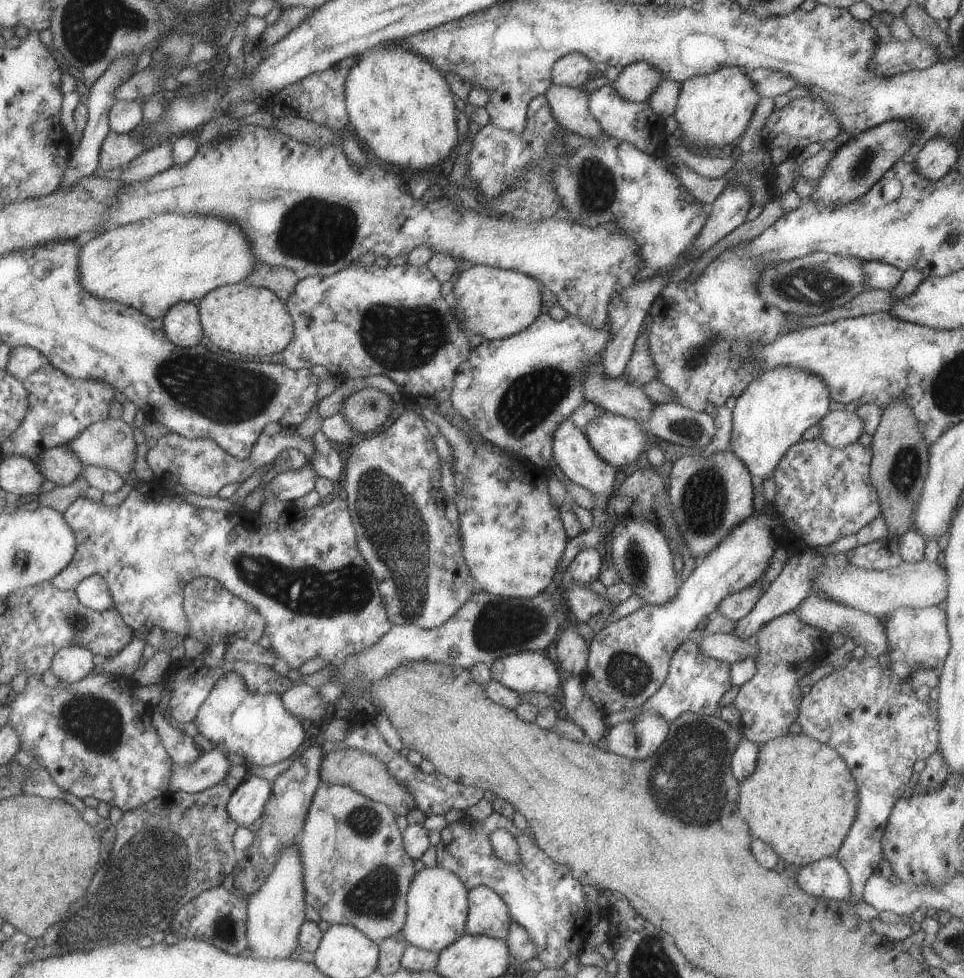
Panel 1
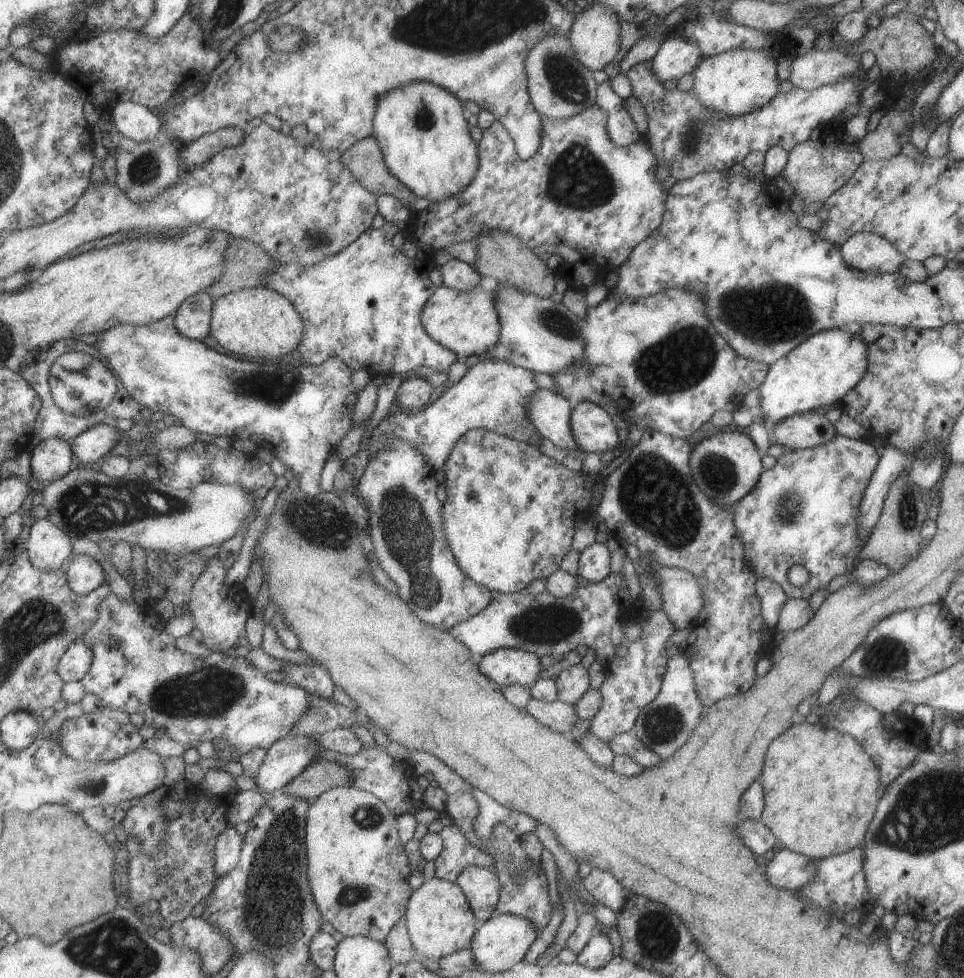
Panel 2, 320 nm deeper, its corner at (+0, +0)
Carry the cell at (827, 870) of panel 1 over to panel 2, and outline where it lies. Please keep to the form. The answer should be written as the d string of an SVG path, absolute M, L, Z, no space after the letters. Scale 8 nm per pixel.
M781 848L770 862L762 862L765 866L767 882L775 888L787 891L801 890L807 882L817 876L817 868L810 859Z

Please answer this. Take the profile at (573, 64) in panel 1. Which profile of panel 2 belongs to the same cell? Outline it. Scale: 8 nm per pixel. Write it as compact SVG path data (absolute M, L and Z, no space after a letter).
M589 4L586 9L575 15L568 38L571 42L571 48L573 48L573 54L575 54L575 60L583 68L591 70L591 72L603 70L620 50L619 20L617 18L615 12L603 4Z

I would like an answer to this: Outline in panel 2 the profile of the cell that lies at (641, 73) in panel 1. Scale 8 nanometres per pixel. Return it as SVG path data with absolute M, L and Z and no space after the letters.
M671 36L663 40L655 56L648 61L653 76L663 83L693 72L702 60L695 42L681 36Z

